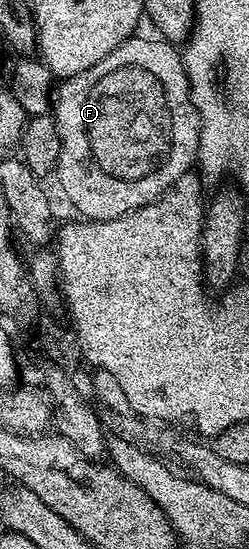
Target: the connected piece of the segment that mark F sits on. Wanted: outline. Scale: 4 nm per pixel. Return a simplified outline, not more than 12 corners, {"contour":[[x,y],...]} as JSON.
{"contour":[[132,36],[53,94],[78,217],[196,165],[182,53]]}

